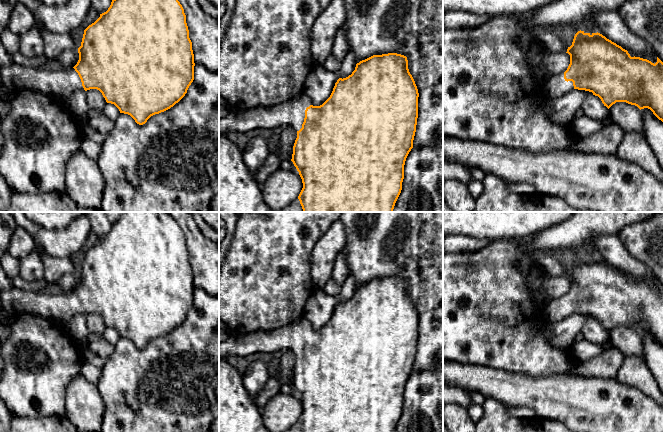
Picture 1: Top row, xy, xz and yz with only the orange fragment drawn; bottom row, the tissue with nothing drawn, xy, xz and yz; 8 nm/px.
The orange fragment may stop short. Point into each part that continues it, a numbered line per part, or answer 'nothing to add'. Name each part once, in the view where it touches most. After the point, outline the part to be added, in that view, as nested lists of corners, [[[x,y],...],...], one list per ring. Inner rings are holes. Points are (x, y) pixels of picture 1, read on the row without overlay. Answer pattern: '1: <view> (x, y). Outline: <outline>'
1: xz (291, 337). Outline: [[[302,317],[296,323],[270,331],[260,330],[243,335],[232,333],[227,340],[219,342],[219,357],[275,354],[281,349],[299,355],[304,346],[305,334],[310,329],[305,317]]]

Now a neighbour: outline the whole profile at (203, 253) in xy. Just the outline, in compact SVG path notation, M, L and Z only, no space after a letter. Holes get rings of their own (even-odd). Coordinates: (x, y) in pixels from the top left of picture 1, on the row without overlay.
M167 212L178 223L186 239L189 262L192 266L194 287L219 298L219 244L206 238L189 212Z

